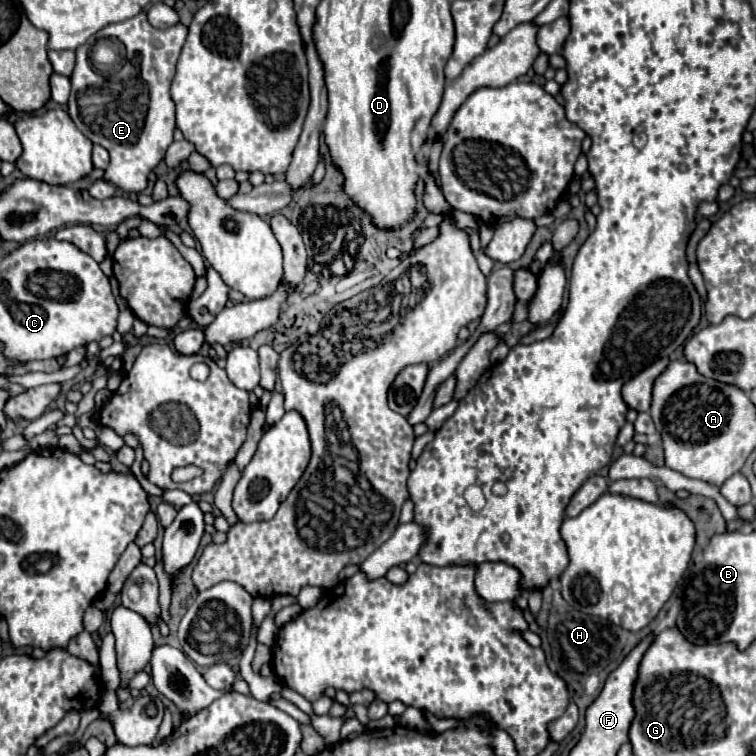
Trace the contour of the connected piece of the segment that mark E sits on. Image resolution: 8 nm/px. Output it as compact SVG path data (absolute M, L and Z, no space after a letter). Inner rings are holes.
M139 13L123 23L115 23L105 27L103 31L97 33L97 37L115 37L119 39L125 49L127 49L127 61L131 63L129 71L125 67L125 71L121 73L121 85L105 85L111 83L109 77L103 77L101 73L97 73L91 63L89 63L89 43L81 45L75 53L77 53L77 63L75 69L71 73L71 95L67 101L67 111L69 117L73 119L73 123L77 125L77 129L95 145L101 145L109 151L109 165L105 169L103 179L107 179L109 183L117 185L119 189L123 189L125 193L141 193L147 187L147 177L149 173L157 167L157 163L165 157L167 147L173 143L173 131L175 131L175 105L169 97L169 87L175 75L175 65L181 53L181 47L187 39L187 27L183 23L177 23L169 29L155 29L149 25L145 13Z

